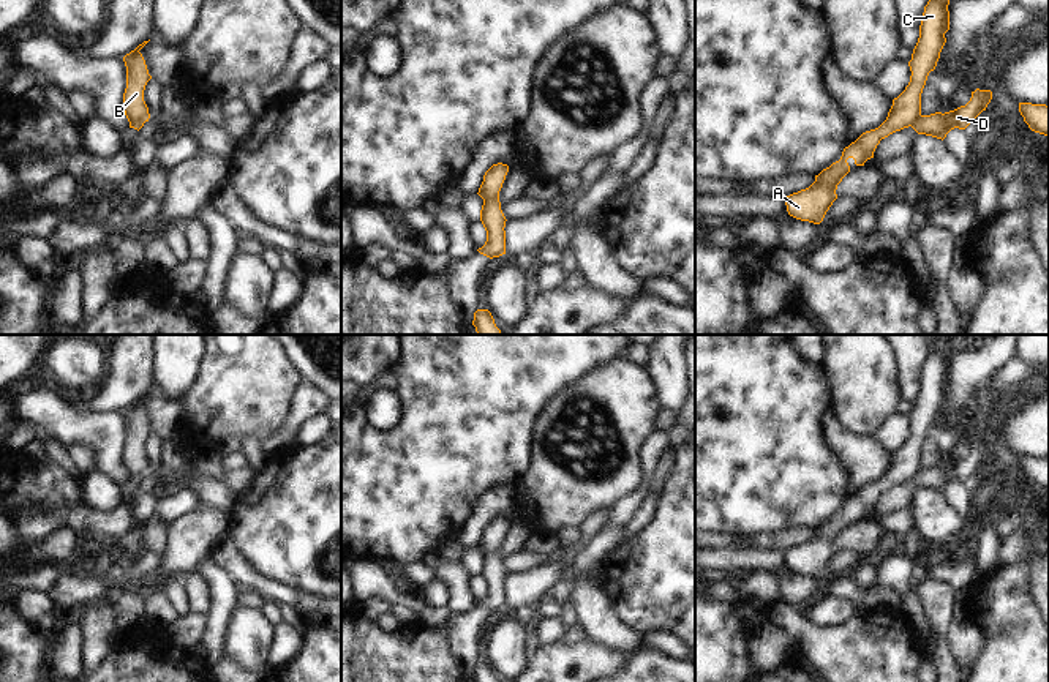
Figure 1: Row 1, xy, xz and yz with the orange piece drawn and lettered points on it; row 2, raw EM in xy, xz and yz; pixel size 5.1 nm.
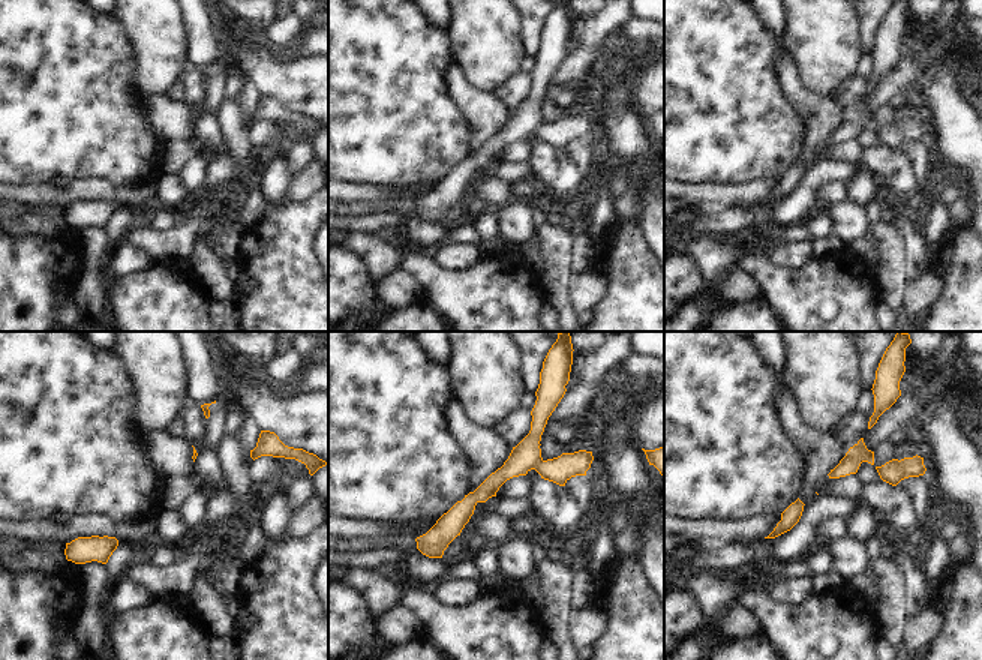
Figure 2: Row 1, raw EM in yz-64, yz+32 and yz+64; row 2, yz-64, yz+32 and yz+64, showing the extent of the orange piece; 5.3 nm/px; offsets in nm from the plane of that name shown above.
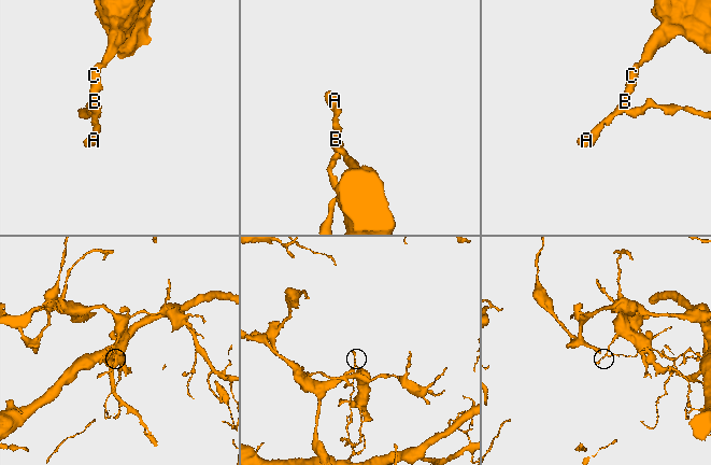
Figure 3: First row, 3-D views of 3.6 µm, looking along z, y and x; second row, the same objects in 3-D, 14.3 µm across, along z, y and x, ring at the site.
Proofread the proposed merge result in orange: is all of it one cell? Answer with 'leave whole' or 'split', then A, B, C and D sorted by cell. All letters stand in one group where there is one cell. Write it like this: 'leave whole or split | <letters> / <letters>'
split | A B C / D

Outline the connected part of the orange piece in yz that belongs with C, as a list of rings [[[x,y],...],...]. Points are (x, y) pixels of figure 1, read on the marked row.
[[[929,0],[924,6],[919,25],[919,38],[908,62],[912,76],[905,90],[893,99],[886,120],[875,129],[863,133],[855,142],[844,148],[839,161],[815,175],[815,182],[798,193],[785,197],[790,216],[820,224],[837,199],[836,189],[850,172],[848,158],[856,166],[874,158],[874,152],[882,139],[912,126],[921,115],[921,93],[927,76],[935,69],[940,52],[946,43],[945,33],[949,30],[949,0]]]

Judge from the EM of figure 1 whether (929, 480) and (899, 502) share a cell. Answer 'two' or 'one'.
one

